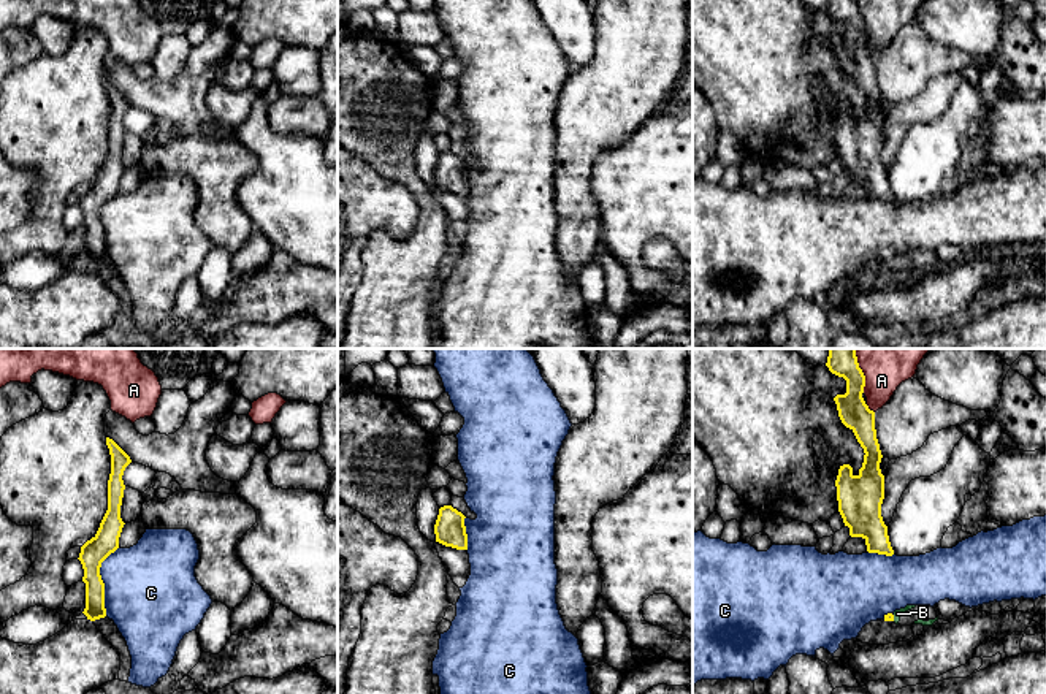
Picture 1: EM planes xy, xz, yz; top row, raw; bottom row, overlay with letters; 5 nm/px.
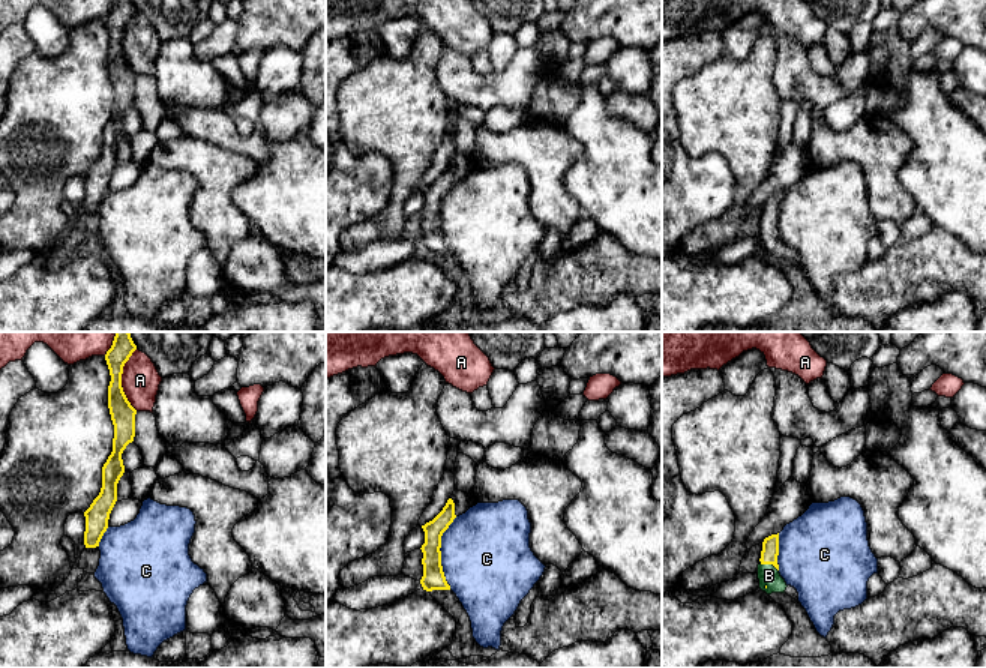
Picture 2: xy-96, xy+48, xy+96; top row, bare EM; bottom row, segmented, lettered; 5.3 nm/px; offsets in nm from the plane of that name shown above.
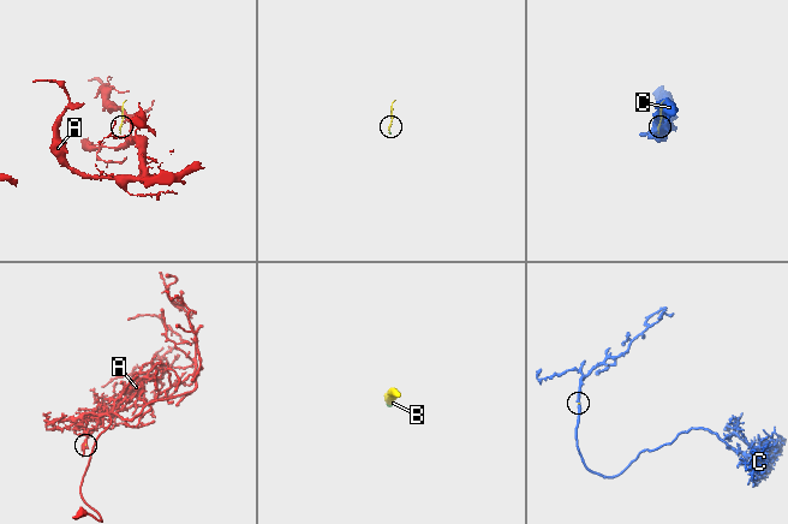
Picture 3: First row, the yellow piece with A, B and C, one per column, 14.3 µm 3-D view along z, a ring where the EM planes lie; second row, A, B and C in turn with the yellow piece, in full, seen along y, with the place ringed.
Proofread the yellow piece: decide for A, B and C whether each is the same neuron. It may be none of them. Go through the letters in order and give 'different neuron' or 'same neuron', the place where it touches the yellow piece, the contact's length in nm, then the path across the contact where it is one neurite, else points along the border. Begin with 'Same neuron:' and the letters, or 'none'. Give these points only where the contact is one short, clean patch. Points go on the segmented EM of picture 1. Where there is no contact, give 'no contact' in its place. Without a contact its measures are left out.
Same neuron: B
A: different neuron; contact yz (861, 371); length 220 nm
B: same neuron; contact yz (893, 618); length 30 nm; way yz (889, 617), (893, 618), (897, 613)
C: different neuron; contact xy (102, 582); length 360 nm; border xy (118, 547), (100, 568), (105, 615)

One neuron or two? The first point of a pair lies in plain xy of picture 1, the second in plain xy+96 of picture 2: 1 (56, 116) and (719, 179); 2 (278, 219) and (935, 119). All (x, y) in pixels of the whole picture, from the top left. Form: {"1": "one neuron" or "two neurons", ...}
{"1": "two neurons", "2": "one neuron"}

